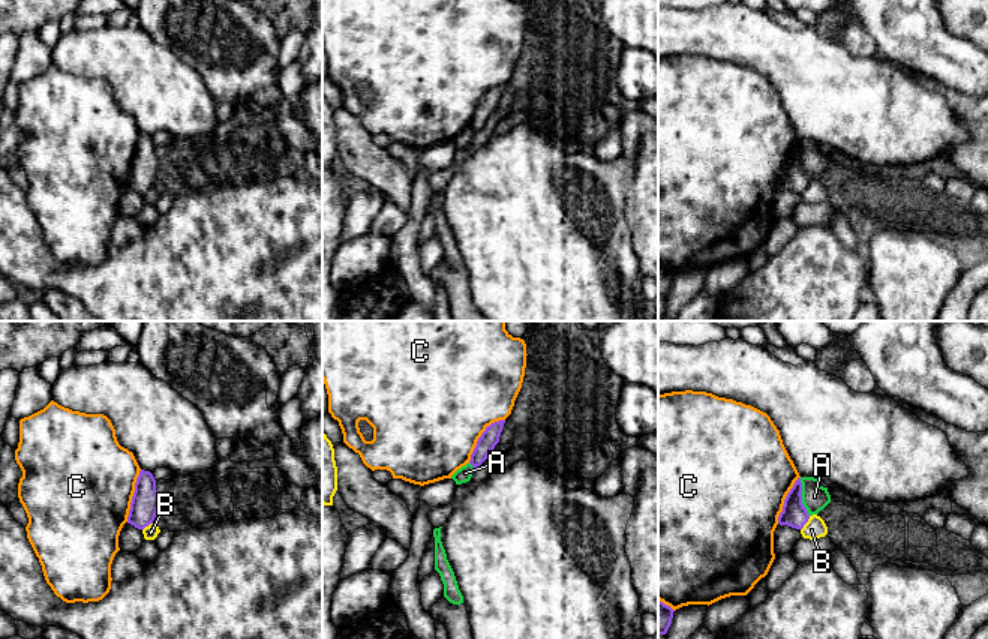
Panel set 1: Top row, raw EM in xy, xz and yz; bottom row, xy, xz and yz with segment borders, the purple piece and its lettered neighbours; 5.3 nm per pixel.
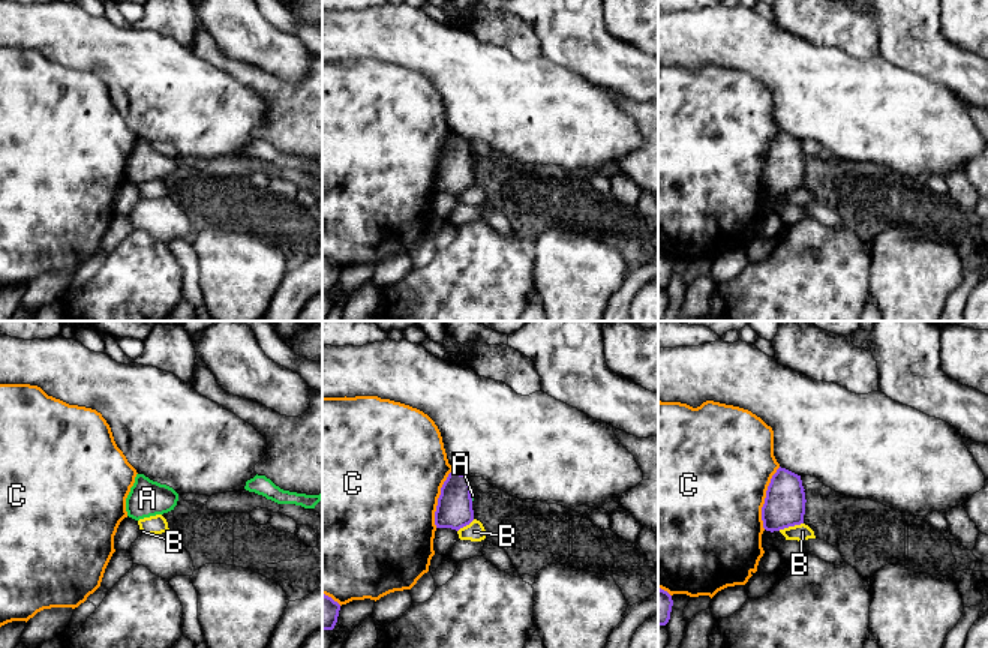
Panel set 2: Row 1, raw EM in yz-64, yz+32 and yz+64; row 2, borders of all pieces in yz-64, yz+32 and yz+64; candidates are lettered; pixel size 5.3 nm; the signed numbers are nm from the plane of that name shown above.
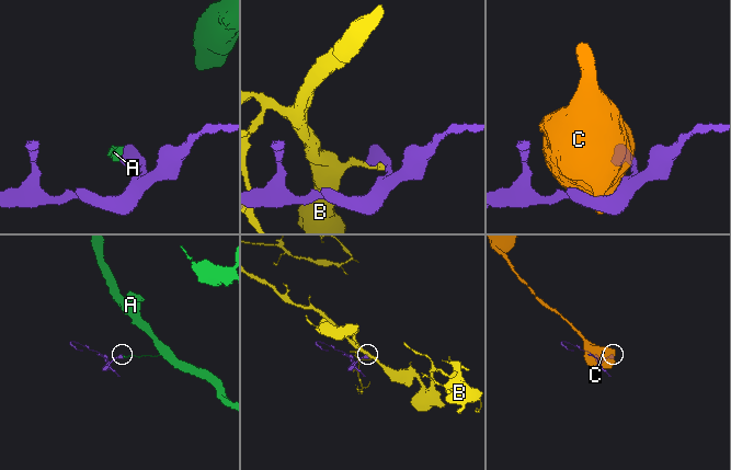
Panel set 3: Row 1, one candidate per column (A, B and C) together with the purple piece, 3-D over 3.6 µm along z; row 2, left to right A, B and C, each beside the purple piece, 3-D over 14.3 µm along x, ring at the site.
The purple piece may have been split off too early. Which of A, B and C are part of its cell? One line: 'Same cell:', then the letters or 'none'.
Same cell: none

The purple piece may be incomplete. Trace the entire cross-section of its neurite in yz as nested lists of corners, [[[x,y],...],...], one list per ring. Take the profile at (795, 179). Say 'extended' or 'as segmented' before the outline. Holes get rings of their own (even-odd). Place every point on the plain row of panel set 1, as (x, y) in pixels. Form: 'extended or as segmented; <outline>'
as segmented; [[[799,141],[784,164],[783,176],[778,180],[780,189],[802,194],[804,189],[808,186],[810,178],[802,168],[801,158],[802,158],[802,147]]]

